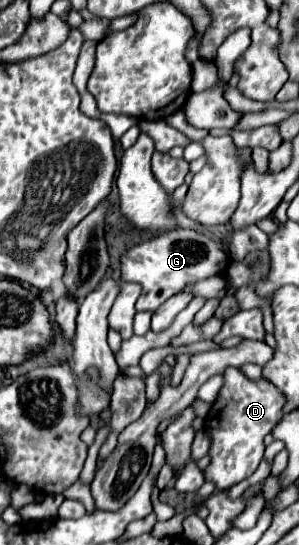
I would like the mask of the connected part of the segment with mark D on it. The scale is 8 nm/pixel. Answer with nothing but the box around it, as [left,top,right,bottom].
[205,368,283,490]

